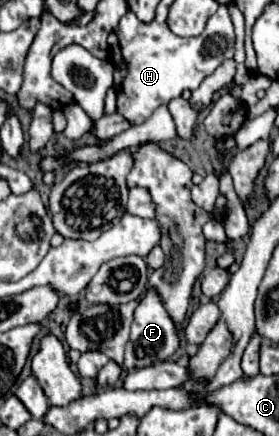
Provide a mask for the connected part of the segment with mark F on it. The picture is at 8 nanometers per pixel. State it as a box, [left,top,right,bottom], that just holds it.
[122,289,180,371]

